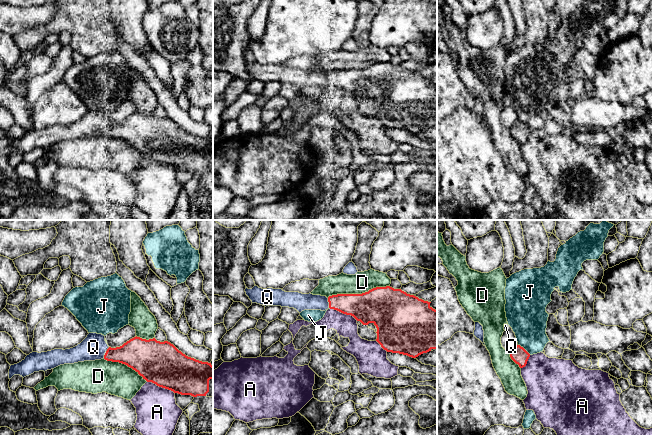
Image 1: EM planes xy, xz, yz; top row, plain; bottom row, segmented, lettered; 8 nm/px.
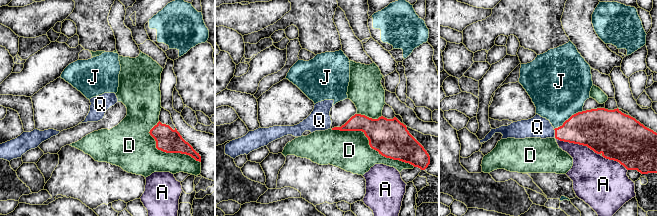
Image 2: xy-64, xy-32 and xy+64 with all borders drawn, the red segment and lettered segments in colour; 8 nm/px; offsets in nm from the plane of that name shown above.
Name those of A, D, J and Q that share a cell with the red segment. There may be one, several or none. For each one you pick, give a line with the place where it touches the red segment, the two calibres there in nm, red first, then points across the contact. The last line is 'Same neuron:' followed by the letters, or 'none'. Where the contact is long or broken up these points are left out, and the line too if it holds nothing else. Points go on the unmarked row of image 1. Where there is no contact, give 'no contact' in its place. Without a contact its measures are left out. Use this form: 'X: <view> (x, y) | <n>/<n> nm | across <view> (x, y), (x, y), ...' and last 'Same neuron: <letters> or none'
Q: xy (106, 128) | 260/200 nm
Same neuron: Q

